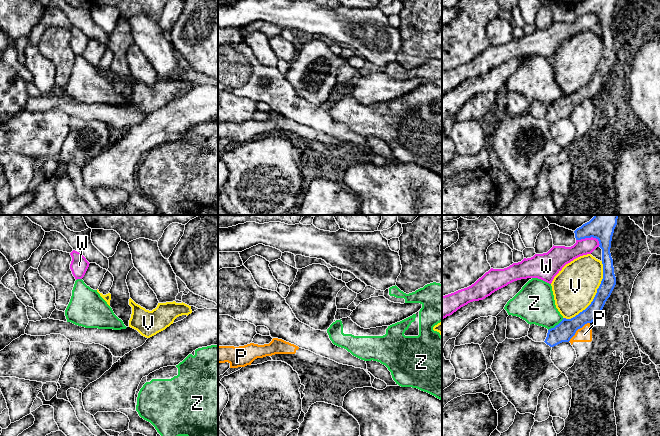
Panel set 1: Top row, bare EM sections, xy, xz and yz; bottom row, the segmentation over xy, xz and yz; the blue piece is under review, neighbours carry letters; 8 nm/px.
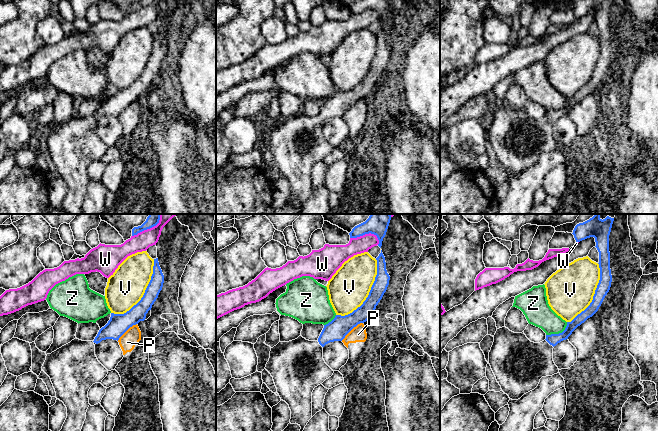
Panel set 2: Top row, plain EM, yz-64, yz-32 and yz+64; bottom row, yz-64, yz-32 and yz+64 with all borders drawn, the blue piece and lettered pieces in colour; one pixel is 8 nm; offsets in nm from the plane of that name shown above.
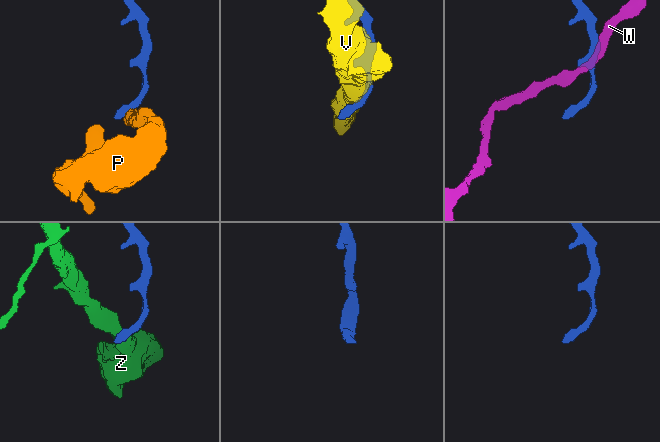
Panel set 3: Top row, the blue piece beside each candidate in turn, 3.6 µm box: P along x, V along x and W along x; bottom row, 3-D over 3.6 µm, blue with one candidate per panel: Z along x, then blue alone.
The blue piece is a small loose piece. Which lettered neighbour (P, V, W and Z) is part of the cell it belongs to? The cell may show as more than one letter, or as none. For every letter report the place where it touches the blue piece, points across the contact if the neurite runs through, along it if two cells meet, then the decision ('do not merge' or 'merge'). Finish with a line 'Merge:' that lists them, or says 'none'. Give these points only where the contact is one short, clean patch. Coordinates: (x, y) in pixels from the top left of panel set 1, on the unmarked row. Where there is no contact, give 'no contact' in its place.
P: yz (577, 105) | along yz (589, 98), (580, 103), (568, 117) | do not merge
V: yz (595, 72) | do not merge
W: yz (589, 13) | do not merge
Z: yz (556, 101) | along yz (563, 94), (548, 106) | do not merge
Merge: none

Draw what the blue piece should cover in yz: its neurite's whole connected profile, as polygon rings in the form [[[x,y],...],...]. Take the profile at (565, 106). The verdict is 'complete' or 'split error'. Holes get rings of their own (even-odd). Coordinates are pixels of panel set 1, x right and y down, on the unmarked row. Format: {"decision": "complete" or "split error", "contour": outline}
{"decision": "split error", "contour": [[[583,0],[574,7],[576,16],[591,13],[596,14],[599,17],[599,23],[602,25],[603,55],[591,80],[575,93],[571,95],[563,94],[558,101],[549,105],[544,118],[535,118],[528,112],[525,112],[515,116],[506,114],[502,119],[498,120],[491,145],[502,163],[502,169],[507,173],[509,178],[515,182],[517,188],[520,190],[531,189],[535,191],[538,172],[544,165],[544,161],[562,149],[551,136],[550,131],[552,124],[562,118],[569,118],[578,105],[587,99],[594,98],[600,91],[605,78],[610,73],[616,61],[613,35],[610,29],[612,12],[616,1],[617,0]]]}

